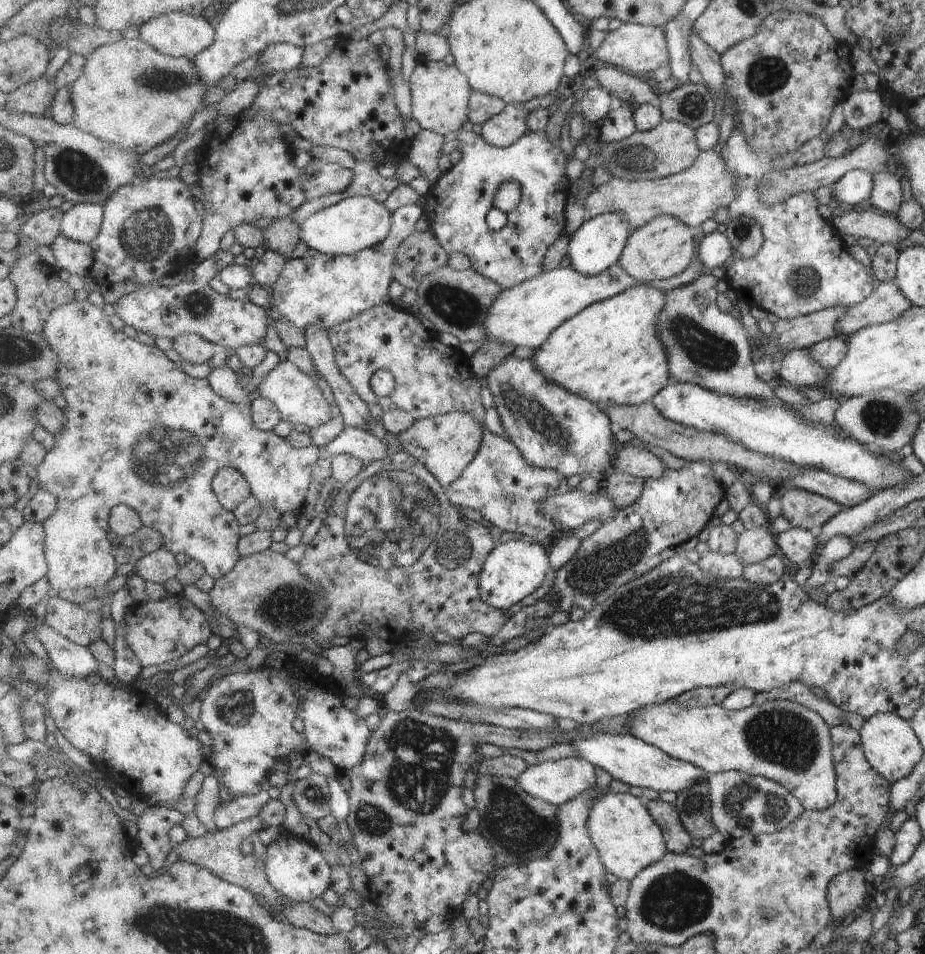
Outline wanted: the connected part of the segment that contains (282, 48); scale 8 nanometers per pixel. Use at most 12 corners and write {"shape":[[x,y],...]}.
{"shape":[[269,46],[258,58],[269,71],[302,67],[303,49]]}

